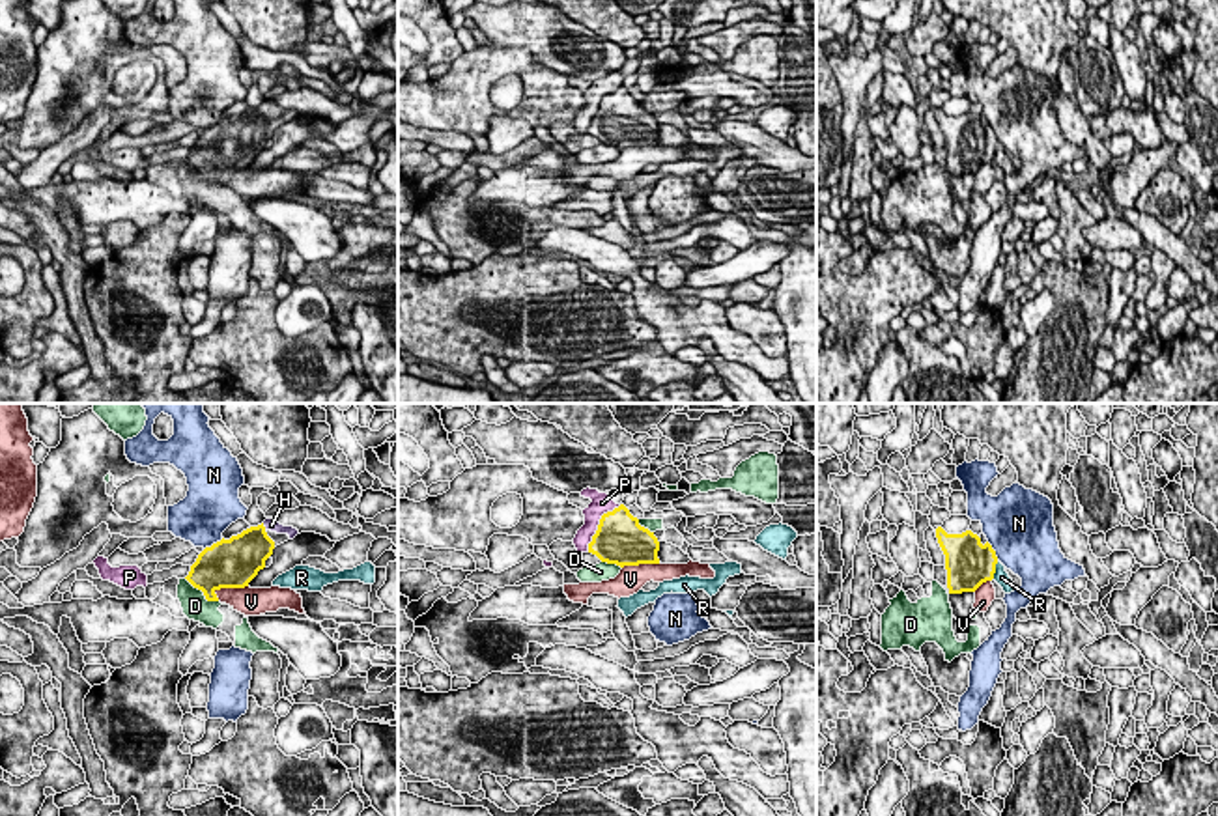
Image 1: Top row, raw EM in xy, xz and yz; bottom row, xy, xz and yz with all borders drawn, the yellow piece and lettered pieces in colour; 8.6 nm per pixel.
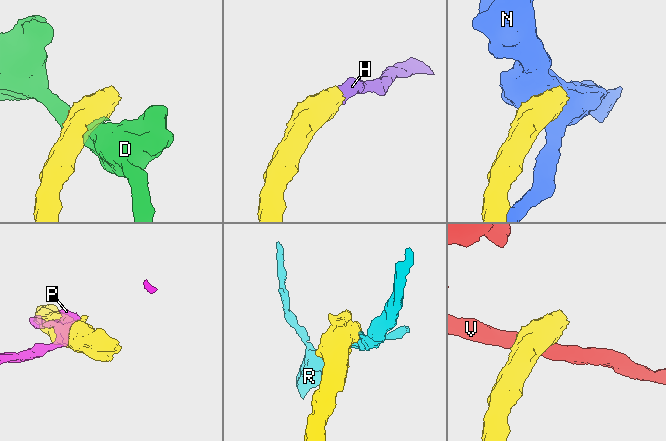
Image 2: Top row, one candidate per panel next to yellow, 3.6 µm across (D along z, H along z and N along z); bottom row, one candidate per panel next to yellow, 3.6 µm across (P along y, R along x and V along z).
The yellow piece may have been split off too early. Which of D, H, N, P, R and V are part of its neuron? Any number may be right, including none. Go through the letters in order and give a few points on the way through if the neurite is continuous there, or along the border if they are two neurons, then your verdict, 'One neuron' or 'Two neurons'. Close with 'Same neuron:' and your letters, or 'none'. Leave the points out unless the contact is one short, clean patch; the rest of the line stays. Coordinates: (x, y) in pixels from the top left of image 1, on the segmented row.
D: Two neurons
H: Path across: xy (249, 549), (264, 527), (271, 525). One neuron
N: Two neurons
P: Two neurons
R: Boundary: yz (998, 561), (992, 577). Two neurons
V: Two neurons
Same neuron: H

